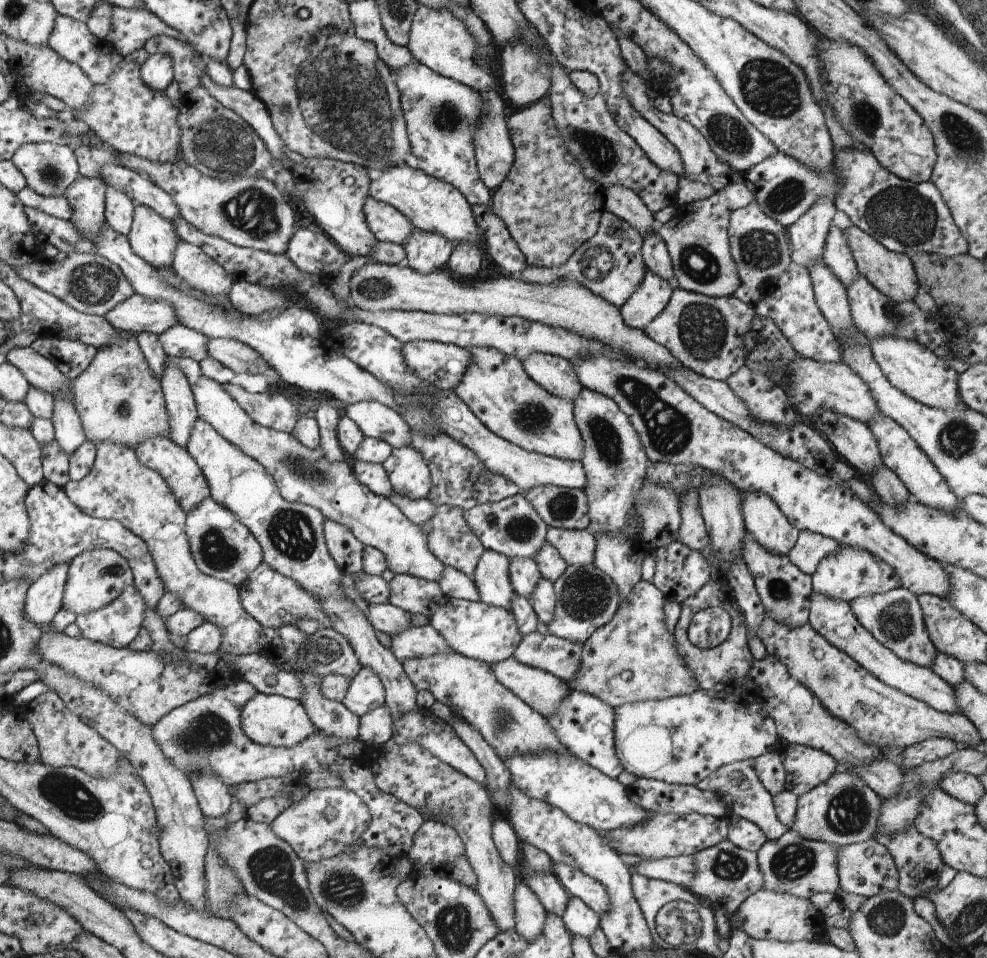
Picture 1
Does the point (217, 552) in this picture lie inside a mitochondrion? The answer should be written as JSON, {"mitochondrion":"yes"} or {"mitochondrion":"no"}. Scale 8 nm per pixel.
{"mitochondrion":"yes"}

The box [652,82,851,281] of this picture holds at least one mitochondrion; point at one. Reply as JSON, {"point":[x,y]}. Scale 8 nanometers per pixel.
{"point":[725,130]}

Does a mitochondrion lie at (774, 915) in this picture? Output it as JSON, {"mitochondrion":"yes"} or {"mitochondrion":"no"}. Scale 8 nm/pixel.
{"mitochondrion":"no"}

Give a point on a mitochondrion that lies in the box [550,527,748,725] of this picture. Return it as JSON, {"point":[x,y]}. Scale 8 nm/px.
{"point":[585,596]}

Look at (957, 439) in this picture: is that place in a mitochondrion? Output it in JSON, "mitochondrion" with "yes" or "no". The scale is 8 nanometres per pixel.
{"mitochondrion":"yes"}

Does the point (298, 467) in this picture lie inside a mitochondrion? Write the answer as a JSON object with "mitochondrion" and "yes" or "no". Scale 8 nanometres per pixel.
{"mitochondrion":"yes"}

